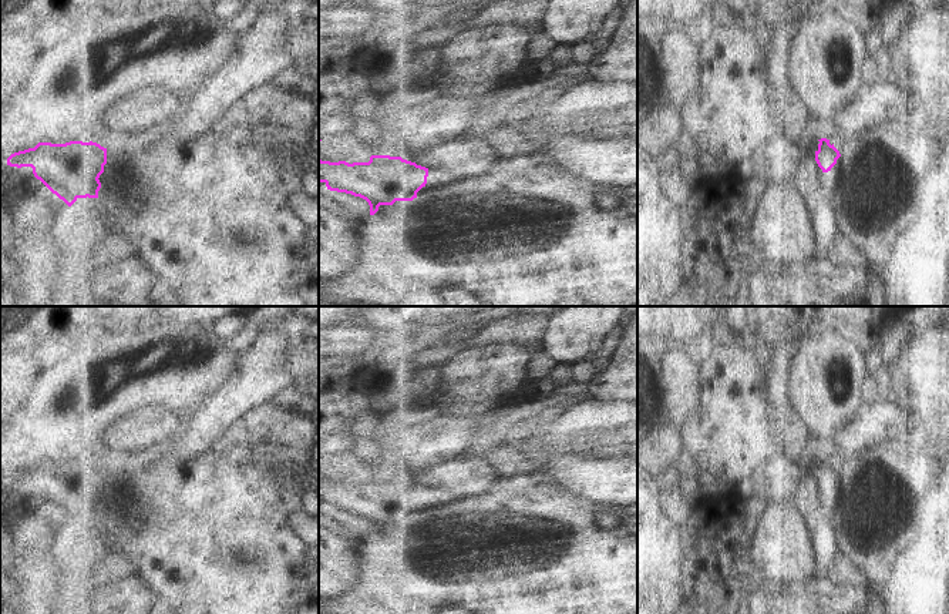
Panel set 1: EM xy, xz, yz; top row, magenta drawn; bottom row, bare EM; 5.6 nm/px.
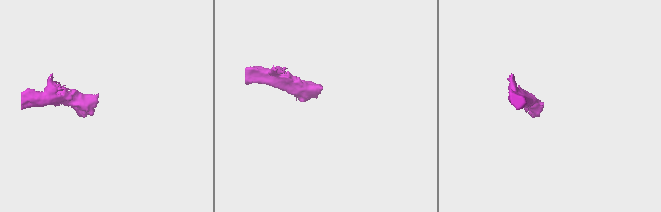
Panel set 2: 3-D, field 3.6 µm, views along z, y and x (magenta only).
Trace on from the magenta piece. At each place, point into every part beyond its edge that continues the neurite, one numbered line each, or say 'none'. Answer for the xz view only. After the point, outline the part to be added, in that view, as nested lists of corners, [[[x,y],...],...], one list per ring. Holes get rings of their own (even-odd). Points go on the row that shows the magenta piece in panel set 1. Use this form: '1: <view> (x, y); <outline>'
1: xz (436, 175); [[[428,168],[428,177],[427,177],[427,188],[433,188],[435,185],[447,185],[452,182],[455,177],[444,170],[444,168]]]

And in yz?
1: yz (828, 178); [[[835,165],[828,172],[824,172],[821,168],[818,168],[818,170],[821,174],[822,195],[824,195],[824,199],[828,201],[832,195],[834,188],[835,188],[835,179],[838,177],[838,172],[837,172]]]

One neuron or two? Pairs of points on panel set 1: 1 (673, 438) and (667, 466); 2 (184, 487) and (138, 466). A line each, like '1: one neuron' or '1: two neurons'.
1: one neuron
2: one neuron

